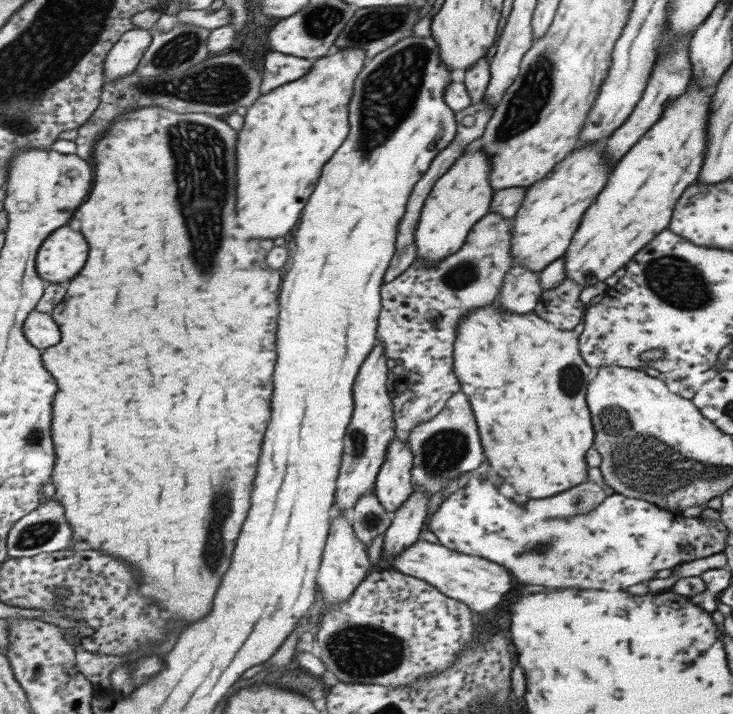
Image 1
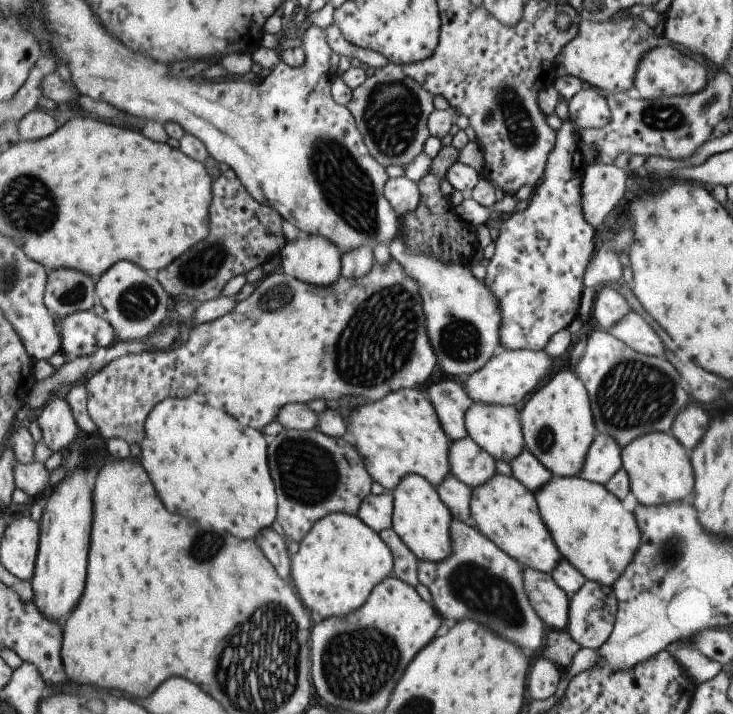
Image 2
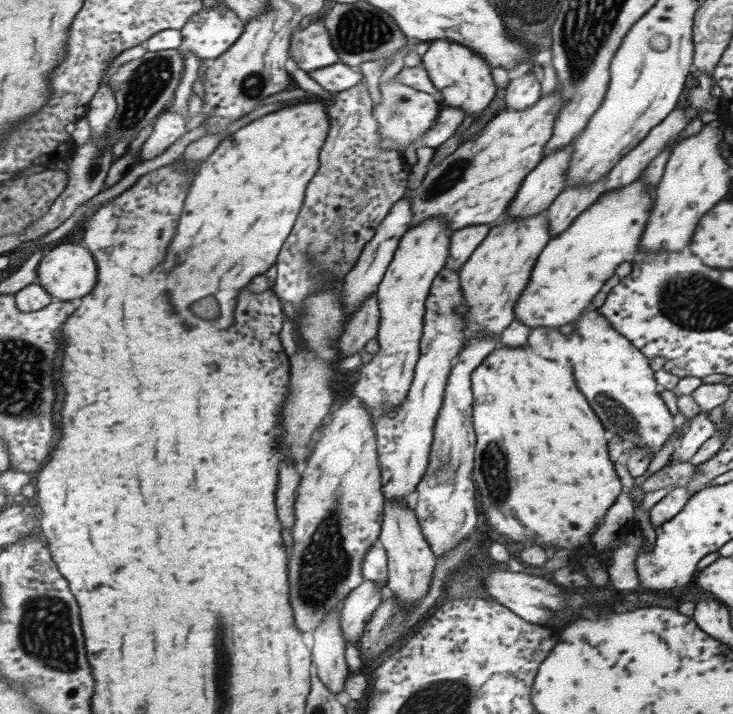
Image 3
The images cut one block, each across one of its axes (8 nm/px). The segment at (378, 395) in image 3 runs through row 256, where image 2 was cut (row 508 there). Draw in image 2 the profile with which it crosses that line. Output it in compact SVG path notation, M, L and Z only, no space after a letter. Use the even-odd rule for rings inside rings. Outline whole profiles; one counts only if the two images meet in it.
M409 473L394 490L393 526L418 559L439 562L452 553L451 523L454 516L437 487L419 473Z

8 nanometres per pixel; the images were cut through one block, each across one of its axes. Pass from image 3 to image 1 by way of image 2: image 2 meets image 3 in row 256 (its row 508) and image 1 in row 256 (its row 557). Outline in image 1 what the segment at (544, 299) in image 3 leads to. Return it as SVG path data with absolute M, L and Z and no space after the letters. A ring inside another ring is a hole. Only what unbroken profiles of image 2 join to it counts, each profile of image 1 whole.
M689 80L683 94L679 94L677 100L673 100L669 107L664 109L662 116L653 124L653 127L649 128L643 137L639 138L639 141L614 164L605 187L587 209L564 257L567 278L579 282L585 288L603 282L615 270L624 268L639 251L654 240L655 235L667 228L677 198L681 196L683 190L691 186L691 182L696 181L703 163L704 140L706 140L704 132L712 92L701 90L695 82Z

